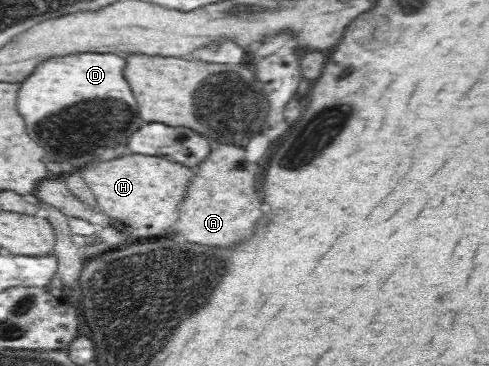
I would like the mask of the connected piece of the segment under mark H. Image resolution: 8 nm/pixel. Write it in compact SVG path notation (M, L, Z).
M131 154L101 162L95 168L87 170L83 178L95 194L99 208L117 222L117 228L131 228L131 234L145 232L145 236L149 236L161 234L177 220L177 206L187 196L187 186L193 176L195 172L183 164L167 162L165 158L143 158Z

